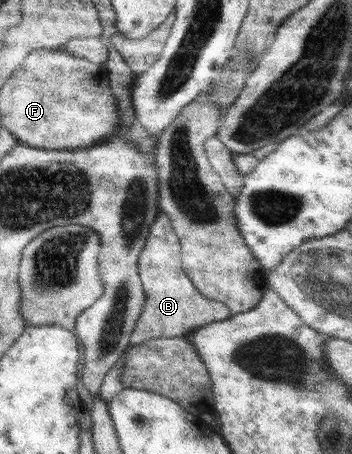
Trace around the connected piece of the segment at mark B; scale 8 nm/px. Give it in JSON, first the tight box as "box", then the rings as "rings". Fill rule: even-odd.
{"box":[130,212,232,346],"rings":[[[159,212],[150,227],[138,259],[138,274],[146,295],[141,316],[130,337],[131,346],[161,337],[185,336],[187,332],[215,321],[232,317],[231,310],[221,302],[207,299],[189,279],[181,263],[181,248],[169,217]]]}

